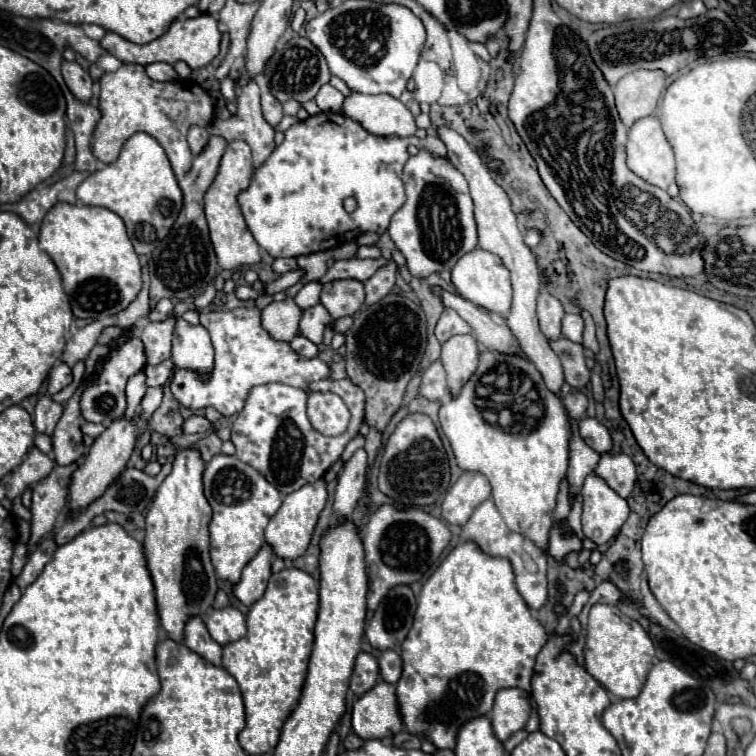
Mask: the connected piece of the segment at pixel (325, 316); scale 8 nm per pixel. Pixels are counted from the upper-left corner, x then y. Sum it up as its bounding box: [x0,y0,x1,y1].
[299,304,331,344]

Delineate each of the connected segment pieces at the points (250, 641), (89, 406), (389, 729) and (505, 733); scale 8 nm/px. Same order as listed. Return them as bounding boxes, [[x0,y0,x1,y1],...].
[[223,568,319,754],[81,336,147,426],[351,682,403,740],[489,688,531,742]]

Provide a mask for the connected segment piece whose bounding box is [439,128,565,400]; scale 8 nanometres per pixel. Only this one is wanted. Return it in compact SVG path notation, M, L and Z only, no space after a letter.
M439 128L439 138L447 144L449 148L449 160L451 164L465 176L465 180L469 182L469 192L475 204L475 222L477 222L477 230L479 230L479 248L497 254L503 264L509 268L511 272L511 284L513 284L513 302L511 302L511 310L507 314L507 326L511 328L511 332L517 336L523 352L529 356L529 360L537 366L537 370L543 376L545 386L563 400L561 394L561 386L563 386L563 368L561 368L561 360L557 360L557 354L551 350L549 342L545 340L545 336L541 336L539 324L537 324L537 296L541 292L541 280L539 280L539 270L537 270L537 262L533 252L525 246L523 242L523 234L519 230L519 224L515 220L515 214L511 210L511 202L505 194L505 190L493 180L493 176L489 174L487 166L483 164L483 160L479 158L479 154L469 146L469 142L457 134L451 128Z

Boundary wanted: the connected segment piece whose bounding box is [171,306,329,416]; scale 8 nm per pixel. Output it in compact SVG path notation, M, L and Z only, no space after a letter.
M243 306L225 312L201 312L201 326L209 330L215 348L215 368L211 378L203 384L195 372L177 368L171 380L171 392L177 402L193 412L213 406L223 416L233 416L243 410L249 390L255 386L281 382L295 388L307 388L309 382L329 376L329 366L319 358L301 360L289 344L271 340L261 328L261 312L257 308Z

